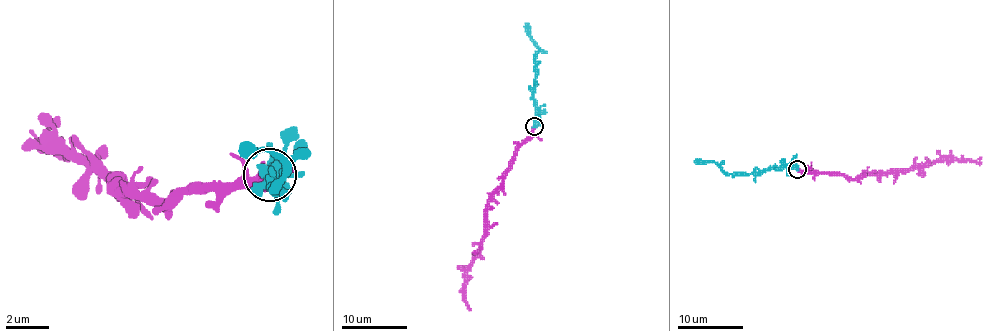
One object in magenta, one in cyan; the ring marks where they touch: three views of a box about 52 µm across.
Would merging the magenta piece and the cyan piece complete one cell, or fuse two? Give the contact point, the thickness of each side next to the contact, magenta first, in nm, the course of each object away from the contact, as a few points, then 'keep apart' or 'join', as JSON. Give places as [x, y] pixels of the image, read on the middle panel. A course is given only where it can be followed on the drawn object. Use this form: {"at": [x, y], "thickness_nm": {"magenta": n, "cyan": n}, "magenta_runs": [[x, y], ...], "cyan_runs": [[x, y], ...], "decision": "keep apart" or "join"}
{"at": [534, 126], "thickness_nm": {"magenta": 360, "cyan": 360}, "magenta_runs": [[533, 127], [489, 203], [485, 236], [467, 272], [466, 305], [471, 310]], "cyan_runs": [[533, 127], [535, 54], [538, 48], [525, 23]], "decision": "join"}

